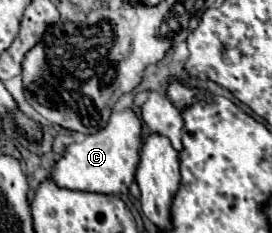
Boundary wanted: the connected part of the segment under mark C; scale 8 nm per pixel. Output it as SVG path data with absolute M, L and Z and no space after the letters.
M126 108L124 112L114 112L104 130L70 144L66 152L52 164L48 178L54 180L60 188L68 188L68 190L128 194L128 188L134 182L134 174L138 166L140 132L142 132L140 120L132 108Z

